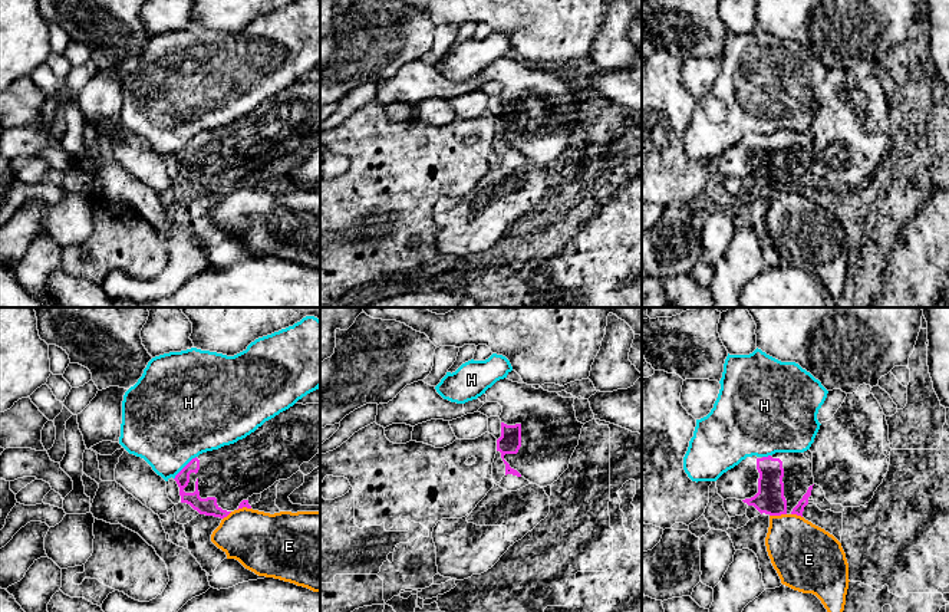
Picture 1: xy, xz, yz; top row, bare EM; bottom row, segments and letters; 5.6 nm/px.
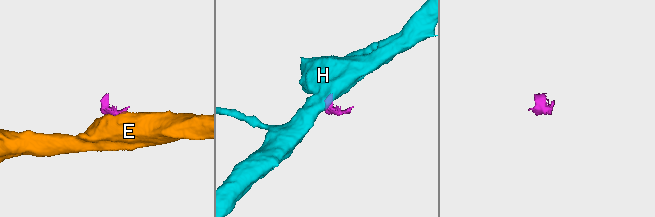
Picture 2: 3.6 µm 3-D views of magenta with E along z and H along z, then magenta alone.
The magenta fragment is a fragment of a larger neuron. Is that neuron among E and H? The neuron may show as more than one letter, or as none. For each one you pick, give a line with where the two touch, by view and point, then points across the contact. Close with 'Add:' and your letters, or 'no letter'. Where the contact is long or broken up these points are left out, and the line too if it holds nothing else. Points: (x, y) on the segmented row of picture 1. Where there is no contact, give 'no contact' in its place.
Add: no letter

